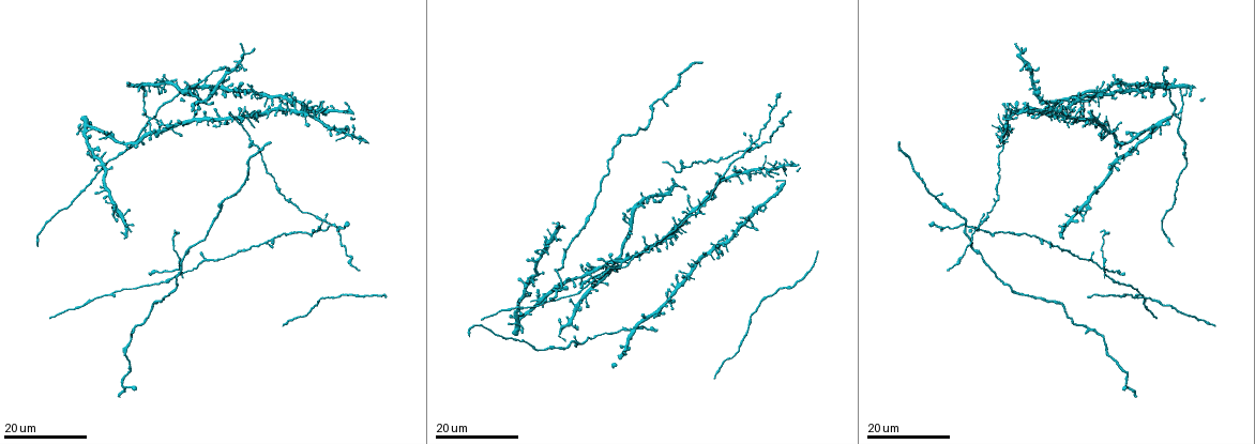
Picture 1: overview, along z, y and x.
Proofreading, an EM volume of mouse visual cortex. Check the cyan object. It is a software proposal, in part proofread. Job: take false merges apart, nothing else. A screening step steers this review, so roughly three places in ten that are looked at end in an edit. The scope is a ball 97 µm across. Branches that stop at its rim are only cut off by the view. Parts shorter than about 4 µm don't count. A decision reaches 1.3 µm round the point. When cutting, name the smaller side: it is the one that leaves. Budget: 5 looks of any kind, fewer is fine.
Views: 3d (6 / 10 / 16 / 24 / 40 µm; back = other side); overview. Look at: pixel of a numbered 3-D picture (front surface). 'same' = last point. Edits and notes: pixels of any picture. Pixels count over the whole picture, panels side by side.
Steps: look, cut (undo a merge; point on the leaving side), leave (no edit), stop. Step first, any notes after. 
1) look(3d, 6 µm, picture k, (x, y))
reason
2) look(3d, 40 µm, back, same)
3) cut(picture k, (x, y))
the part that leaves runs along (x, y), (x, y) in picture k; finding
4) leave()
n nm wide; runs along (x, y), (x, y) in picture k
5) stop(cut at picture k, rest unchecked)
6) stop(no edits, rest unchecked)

look(3d, 16 µm, picture 1, (149, 119))
three-way junction

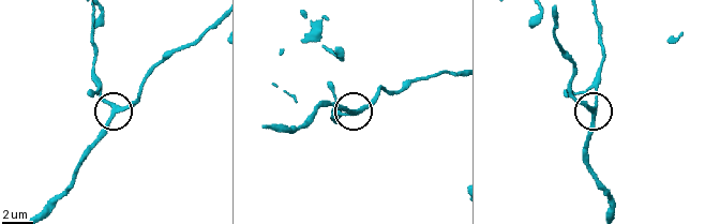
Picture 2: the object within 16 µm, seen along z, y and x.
look(3d, 10 µm, picture 2, (113, 108))

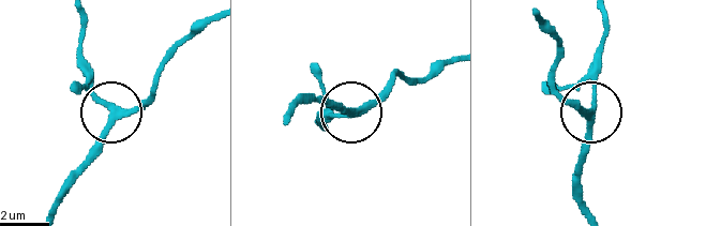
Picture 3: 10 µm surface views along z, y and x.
look(3d, 6 µm, picture 3, (112, 112))
closer look

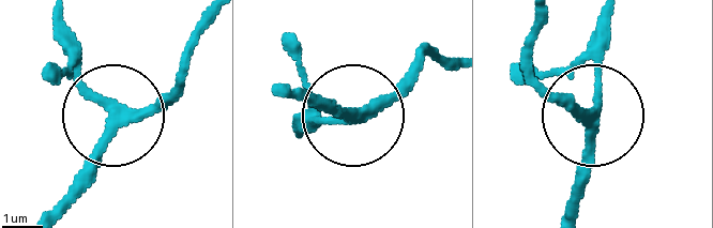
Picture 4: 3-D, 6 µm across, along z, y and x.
leave()
runs along (212, 20), (153, 102), (116, 116), (99, 163), (51, 214) in picture 4; all the same neuron

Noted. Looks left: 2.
look(3d, 16 µm, picture 1, (743, 226))
small branch off a trunk

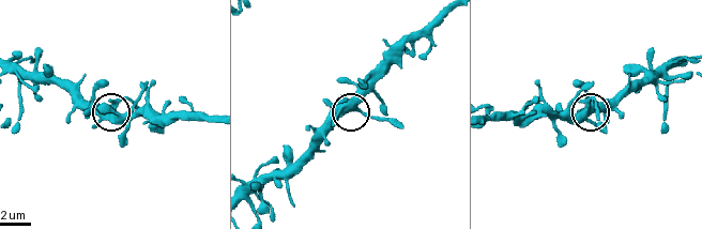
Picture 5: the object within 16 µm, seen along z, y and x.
look(3d, 6 µm, picture 5, (342, 107))

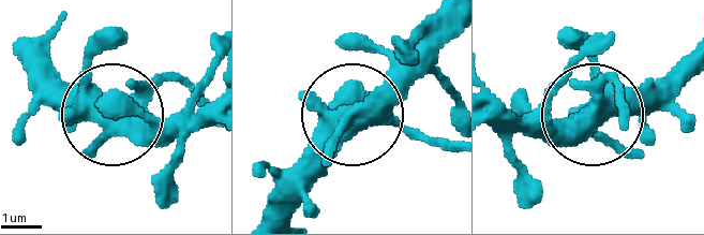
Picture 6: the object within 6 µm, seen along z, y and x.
leave()
470 nm wide; runs along (445, 18), (359, 107), (431, 137) in picture 6; all the same neuron

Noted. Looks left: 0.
stop(no edits, rest unchecked)

